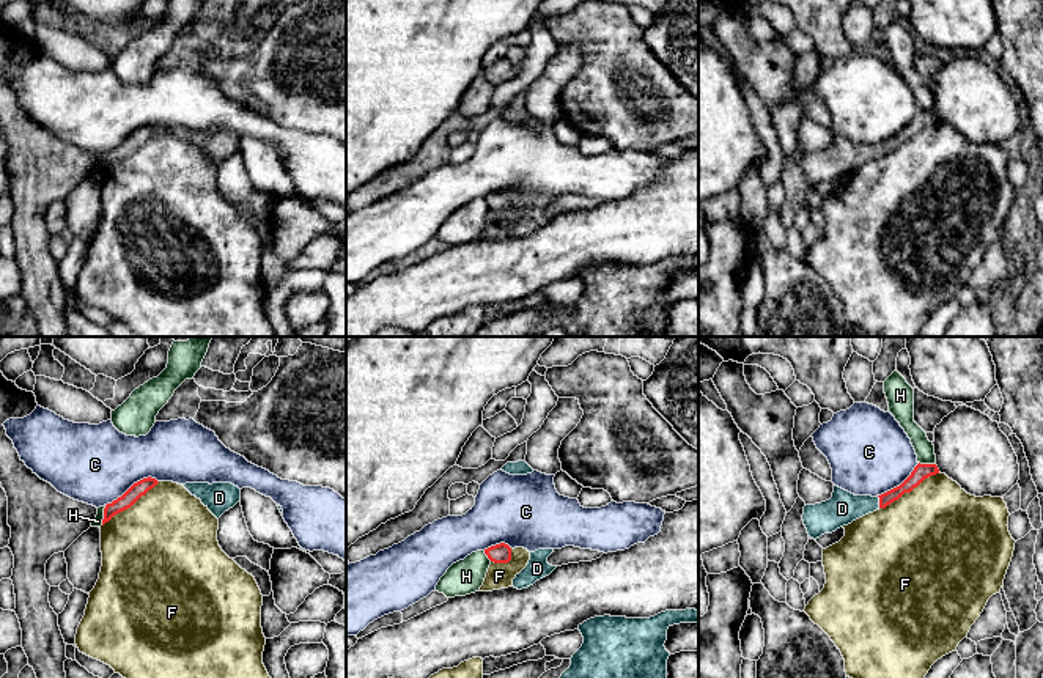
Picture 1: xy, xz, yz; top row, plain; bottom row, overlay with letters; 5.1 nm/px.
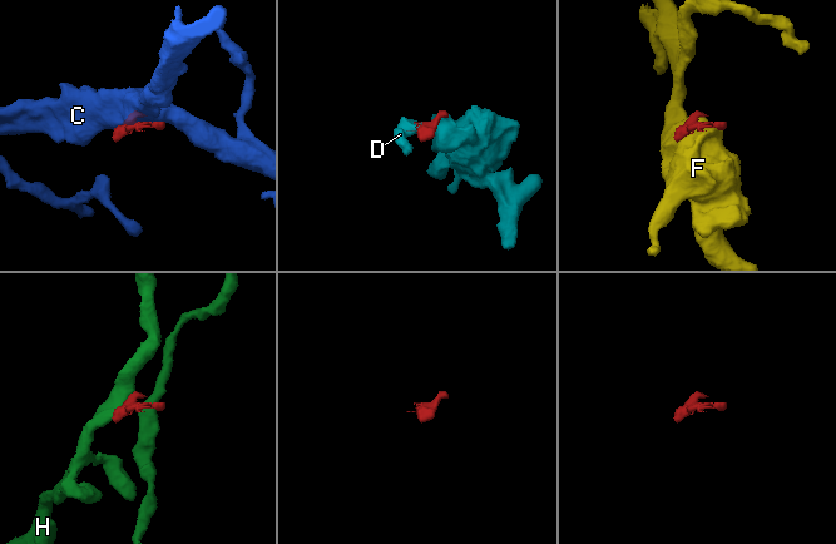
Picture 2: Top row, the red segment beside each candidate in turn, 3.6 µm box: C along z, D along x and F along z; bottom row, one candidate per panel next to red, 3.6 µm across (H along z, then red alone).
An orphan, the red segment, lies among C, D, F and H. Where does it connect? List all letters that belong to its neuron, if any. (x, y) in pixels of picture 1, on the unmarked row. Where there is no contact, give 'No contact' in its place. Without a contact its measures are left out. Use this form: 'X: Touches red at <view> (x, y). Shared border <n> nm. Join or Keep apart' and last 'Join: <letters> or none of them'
C: Touches red at xy (132, 132). Shared border 300 nm. Keep apart
D: Touches red at yz (880, 150). Shared border 70 nm. Join
F: Touches red at yz (910, 139). Shared border 360 nm. Keep apart
H: Touches red at xy (104, 162). Shared border 110 nm. Keep apart
Join: D

